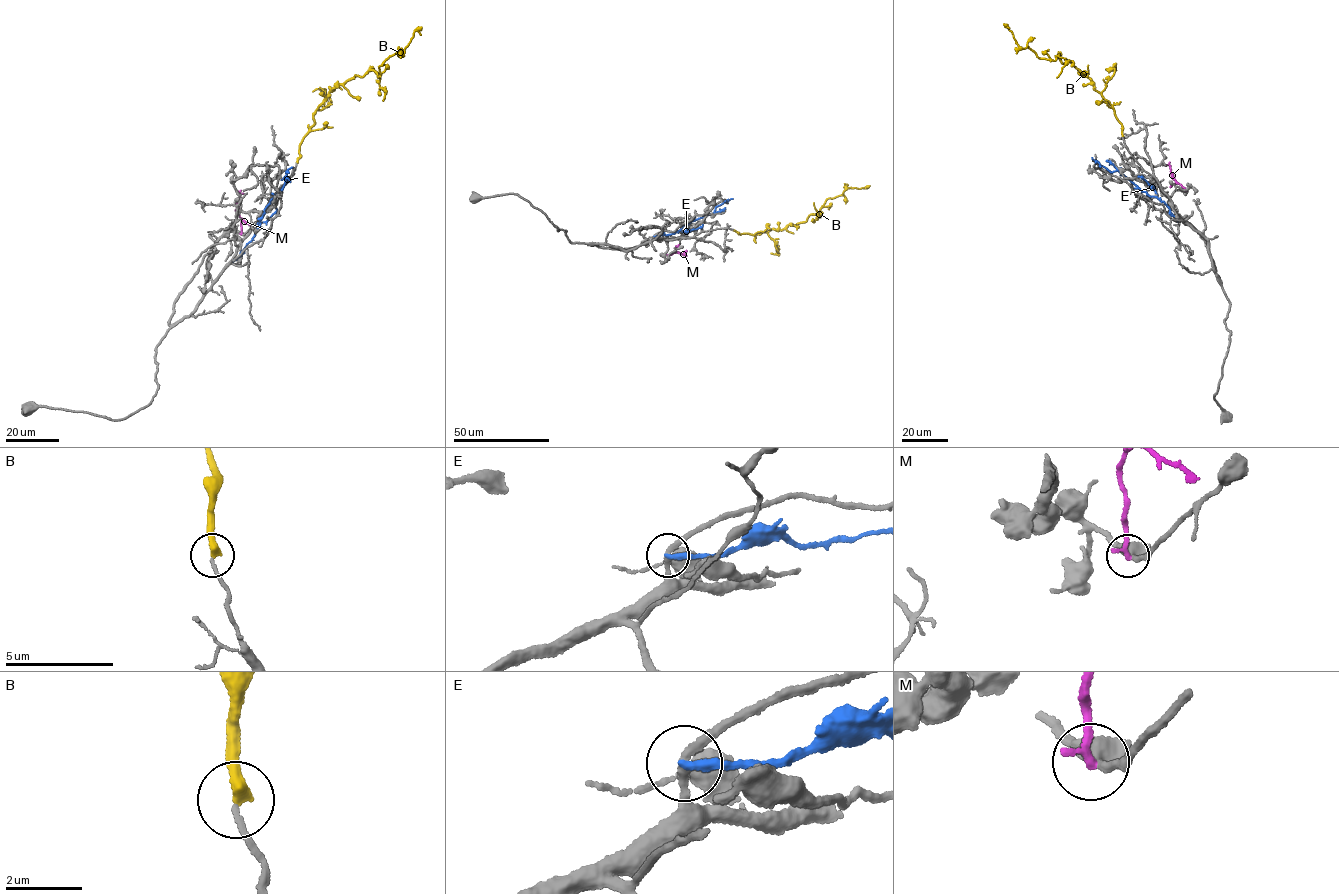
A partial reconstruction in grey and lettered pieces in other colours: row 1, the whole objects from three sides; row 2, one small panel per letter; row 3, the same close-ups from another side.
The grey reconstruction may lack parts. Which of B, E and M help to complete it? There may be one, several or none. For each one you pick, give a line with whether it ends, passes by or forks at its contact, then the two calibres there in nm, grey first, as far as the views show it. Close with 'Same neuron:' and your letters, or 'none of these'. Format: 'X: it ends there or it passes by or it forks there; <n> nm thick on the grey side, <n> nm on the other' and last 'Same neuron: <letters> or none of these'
Same neuron: none of these

